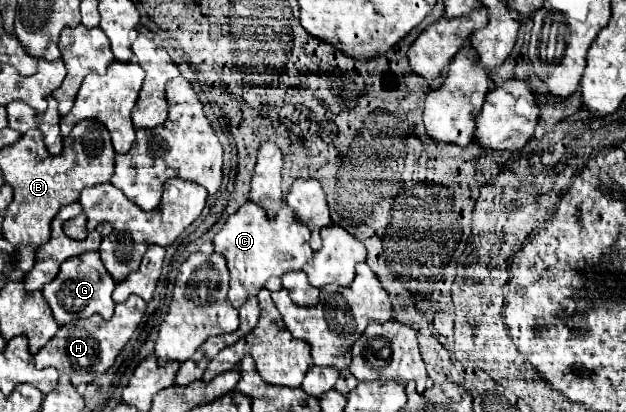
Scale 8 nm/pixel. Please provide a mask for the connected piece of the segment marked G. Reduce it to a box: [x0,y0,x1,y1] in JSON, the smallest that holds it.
[42,253,116,325]

